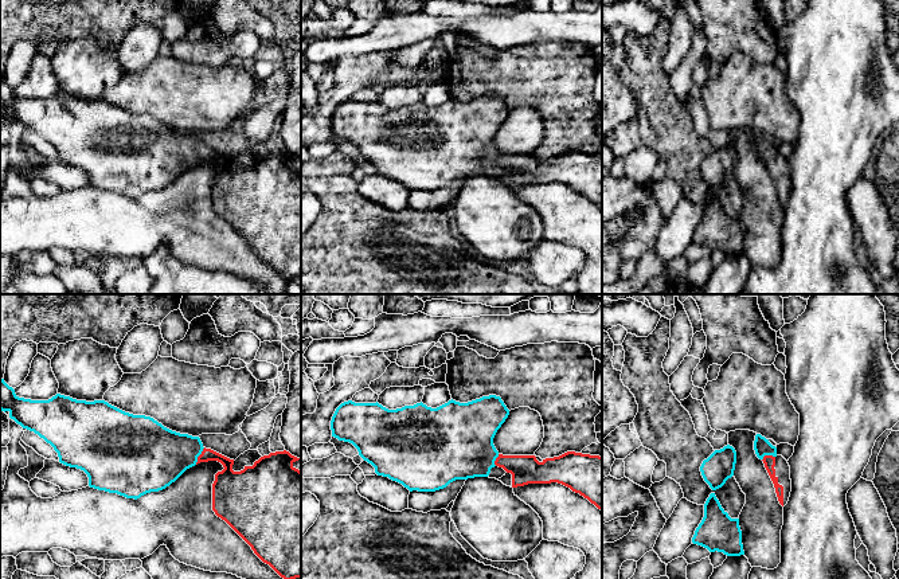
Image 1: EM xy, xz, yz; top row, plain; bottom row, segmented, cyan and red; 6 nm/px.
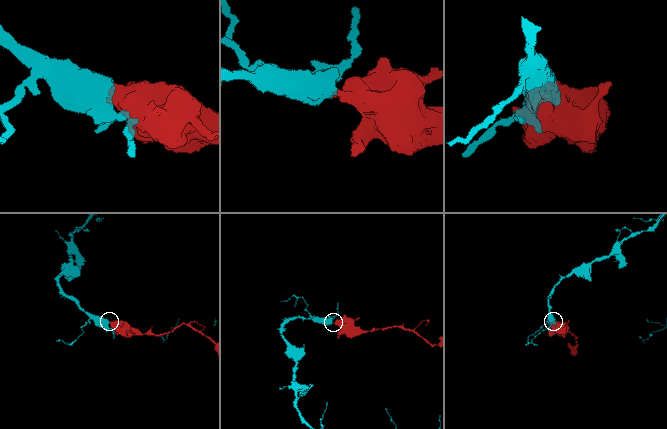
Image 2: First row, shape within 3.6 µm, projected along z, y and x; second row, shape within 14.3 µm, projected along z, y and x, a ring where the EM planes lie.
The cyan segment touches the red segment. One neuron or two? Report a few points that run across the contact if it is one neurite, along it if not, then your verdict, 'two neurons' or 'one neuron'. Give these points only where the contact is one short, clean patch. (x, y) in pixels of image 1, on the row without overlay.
xy (157, 155), (199, 153), (219, 156), (229, 183) | one neuron

